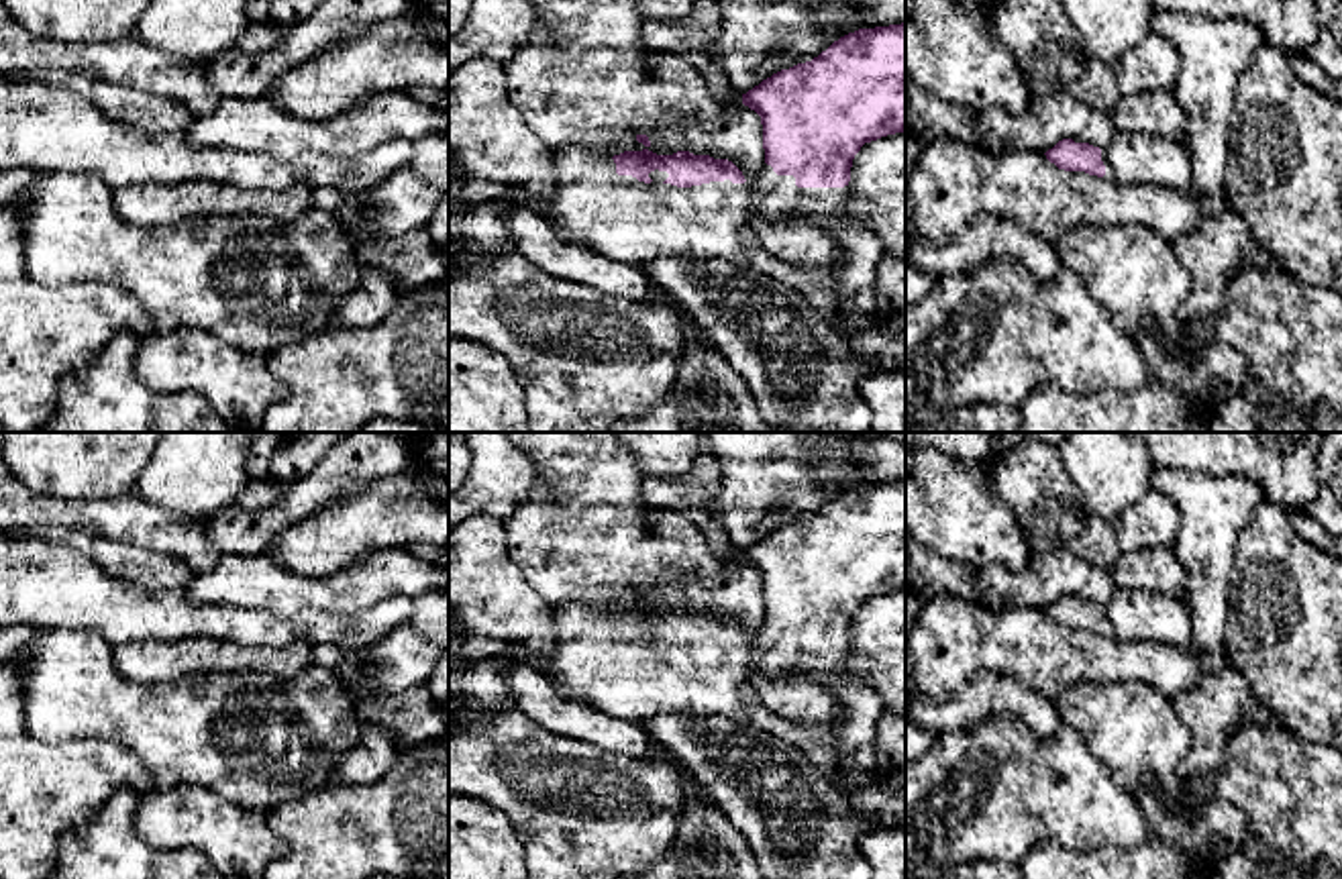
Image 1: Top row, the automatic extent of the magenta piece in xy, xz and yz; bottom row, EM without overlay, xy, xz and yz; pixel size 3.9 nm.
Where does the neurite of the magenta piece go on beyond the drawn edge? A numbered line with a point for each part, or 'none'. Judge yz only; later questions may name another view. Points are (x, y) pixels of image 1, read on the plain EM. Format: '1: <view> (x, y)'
1: yz (1132, 614)

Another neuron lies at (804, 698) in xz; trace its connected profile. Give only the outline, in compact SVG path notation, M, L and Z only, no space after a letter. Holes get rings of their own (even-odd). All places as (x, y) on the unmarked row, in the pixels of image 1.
M757 665L751 685L761 706L797 724L830 724L840 730L844 708L832 689L814 673L793 671L777 679L765 677Z

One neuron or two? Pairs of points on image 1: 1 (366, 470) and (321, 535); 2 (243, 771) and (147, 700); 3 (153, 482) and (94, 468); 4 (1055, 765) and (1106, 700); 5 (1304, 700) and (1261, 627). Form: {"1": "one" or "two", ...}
{"1": "two", "2": "one", "3": "two", "4": "two", "5": "one"}

